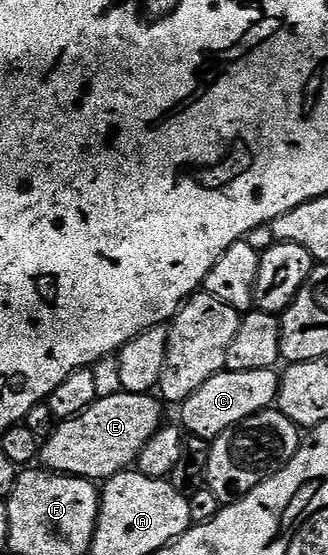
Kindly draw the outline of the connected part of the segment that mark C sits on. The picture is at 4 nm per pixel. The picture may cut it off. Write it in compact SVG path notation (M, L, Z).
M271 367L249 371L225 369L210 377L210 381L206 381L206 385L198 389L198 393L179 404L179 422L189 436L211 441L226 433L226 429L254 417L259 411L269 410L277 402L279 394L280 375Z

